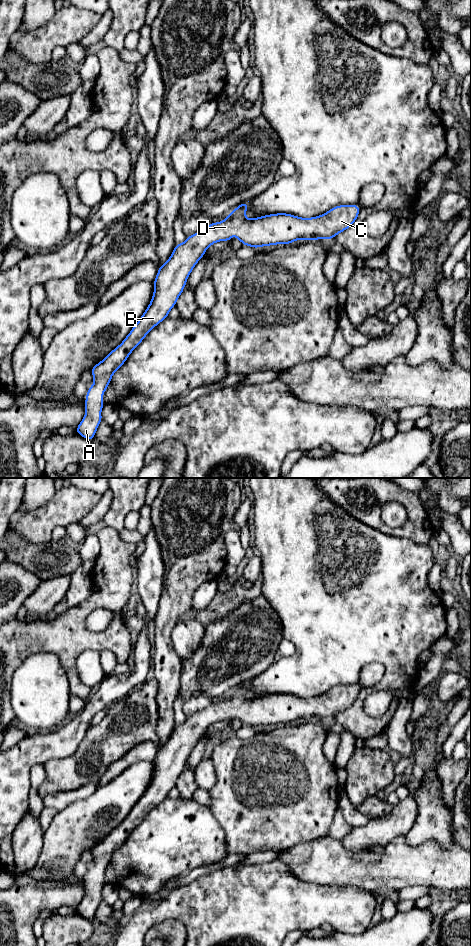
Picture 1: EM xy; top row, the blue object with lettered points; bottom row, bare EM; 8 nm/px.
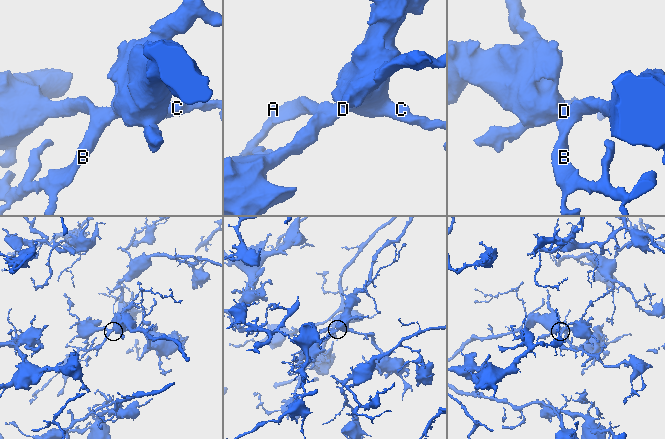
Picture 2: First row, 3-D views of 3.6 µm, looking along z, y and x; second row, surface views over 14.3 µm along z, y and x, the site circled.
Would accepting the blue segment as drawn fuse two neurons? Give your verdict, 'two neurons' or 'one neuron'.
one neuron

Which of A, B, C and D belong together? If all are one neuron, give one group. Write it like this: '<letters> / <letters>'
A B C D

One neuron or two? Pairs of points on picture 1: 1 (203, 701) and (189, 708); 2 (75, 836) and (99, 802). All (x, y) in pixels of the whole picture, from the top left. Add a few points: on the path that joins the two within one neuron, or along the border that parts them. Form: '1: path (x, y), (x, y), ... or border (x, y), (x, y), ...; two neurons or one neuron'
1: path (200, 702), (192, 706); one neuron
2: path (79, 828), (96, 810); one neuron

